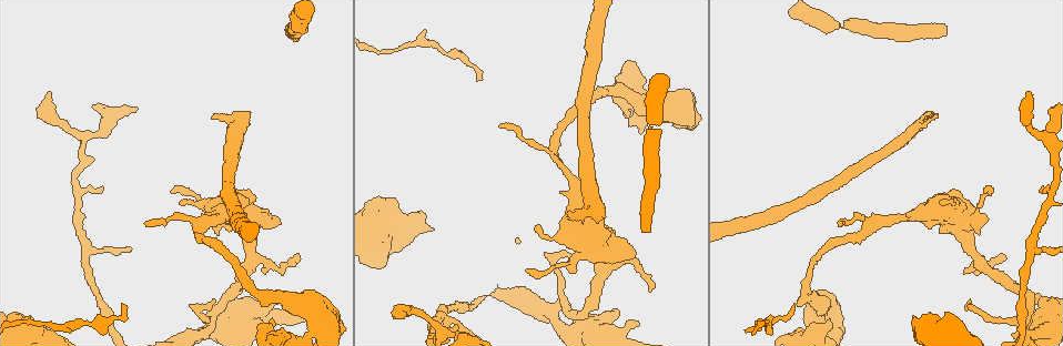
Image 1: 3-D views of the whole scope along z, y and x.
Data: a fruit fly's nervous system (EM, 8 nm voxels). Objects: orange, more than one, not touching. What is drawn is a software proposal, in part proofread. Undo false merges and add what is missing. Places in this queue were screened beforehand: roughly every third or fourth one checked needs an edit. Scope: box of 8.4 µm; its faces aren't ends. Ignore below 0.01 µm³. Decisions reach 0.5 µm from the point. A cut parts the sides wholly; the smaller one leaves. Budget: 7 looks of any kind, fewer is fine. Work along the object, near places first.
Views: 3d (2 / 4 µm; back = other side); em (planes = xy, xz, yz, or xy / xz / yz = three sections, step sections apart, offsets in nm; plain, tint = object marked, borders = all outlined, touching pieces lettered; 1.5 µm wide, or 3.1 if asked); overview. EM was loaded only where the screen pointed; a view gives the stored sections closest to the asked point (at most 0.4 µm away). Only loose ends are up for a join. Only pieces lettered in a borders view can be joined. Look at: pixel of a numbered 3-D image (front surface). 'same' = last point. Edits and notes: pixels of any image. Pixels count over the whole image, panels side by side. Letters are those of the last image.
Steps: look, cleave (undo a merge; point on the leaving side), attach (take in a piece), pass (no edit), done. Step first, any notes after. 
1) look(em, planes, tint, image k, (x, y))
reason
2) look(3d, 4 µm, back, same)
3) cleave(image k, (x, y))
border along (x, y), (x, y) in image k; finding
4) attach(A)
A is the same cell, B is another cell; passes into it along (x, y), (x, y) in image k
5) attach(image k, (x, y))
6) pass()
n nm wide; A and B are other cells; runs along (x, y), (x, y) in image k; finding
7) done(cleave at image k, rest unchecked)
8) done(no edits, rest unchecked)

look(3d, 4 µm, image 1, (945, 26))
branch stops here

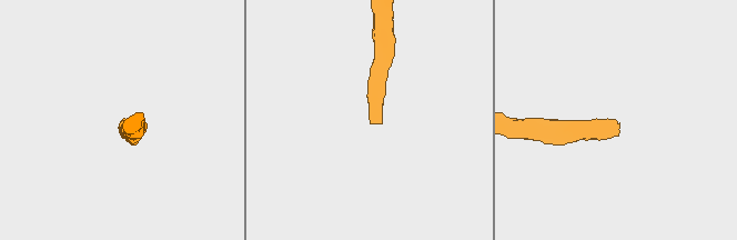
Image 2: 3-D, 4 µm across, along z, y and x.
look(em, planes, borders, image 2, (375, 122))

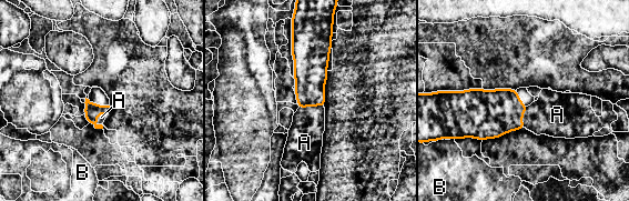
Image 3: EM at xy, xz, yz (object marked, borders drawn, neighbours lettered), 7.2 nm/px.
attach(A)
A is the same cell, B is another cell; passes into it along (91, 110), (97, 116), (101, 117) in image 3; the cell continues

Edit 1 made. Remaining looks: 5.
look(overview)

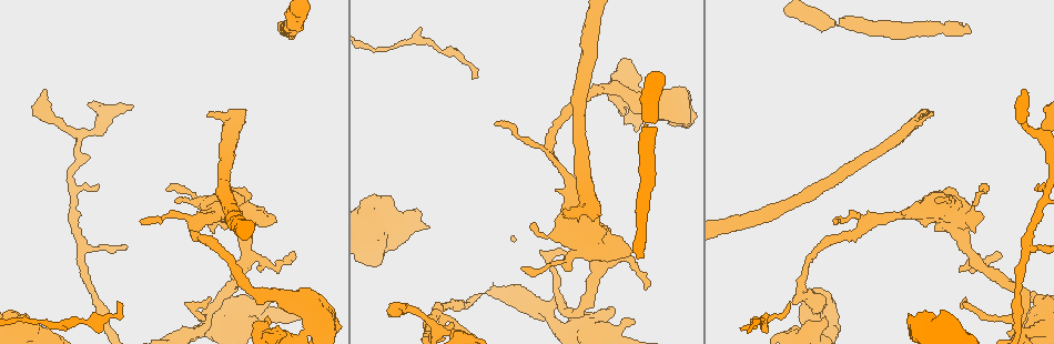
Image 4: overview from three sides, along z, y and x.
look(em, xz, step 4, tint, image 4, (841, 24))
thin neck

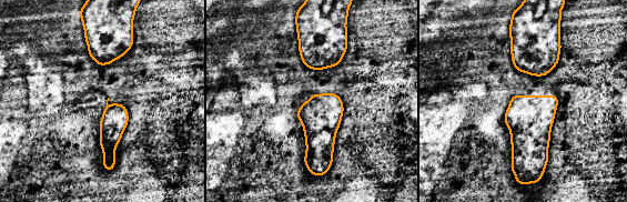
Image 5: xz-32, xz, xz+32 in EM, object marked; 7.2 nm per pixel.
look(em, planes, borders, same)
cut it another way

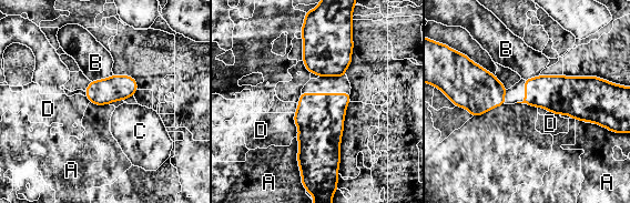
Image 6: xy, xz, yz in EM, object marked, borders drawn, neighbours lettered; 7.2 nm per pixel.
pass()
190 nm wide; A, B, C and D are other cells; border along (296, 138), (297, 164), (301, 173) in image 6; all the same cell

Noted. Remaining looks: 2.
look(em, planes, borders, image 4, (532, 223))
an open end

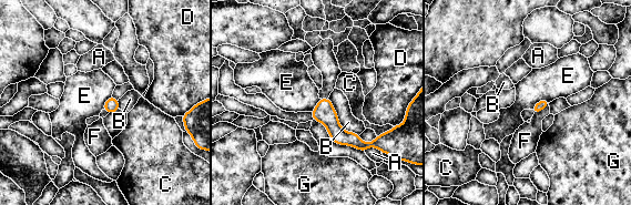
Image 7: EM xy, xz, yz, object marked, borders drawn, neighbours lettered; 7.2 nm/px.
pass()
A, B, C, D, E, F and G are other cells; border along (549, 101), (541, 100), (531, 109) in image 7; none of them fits

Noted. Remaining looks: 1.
done(attach at image 3, rest unchecked)

